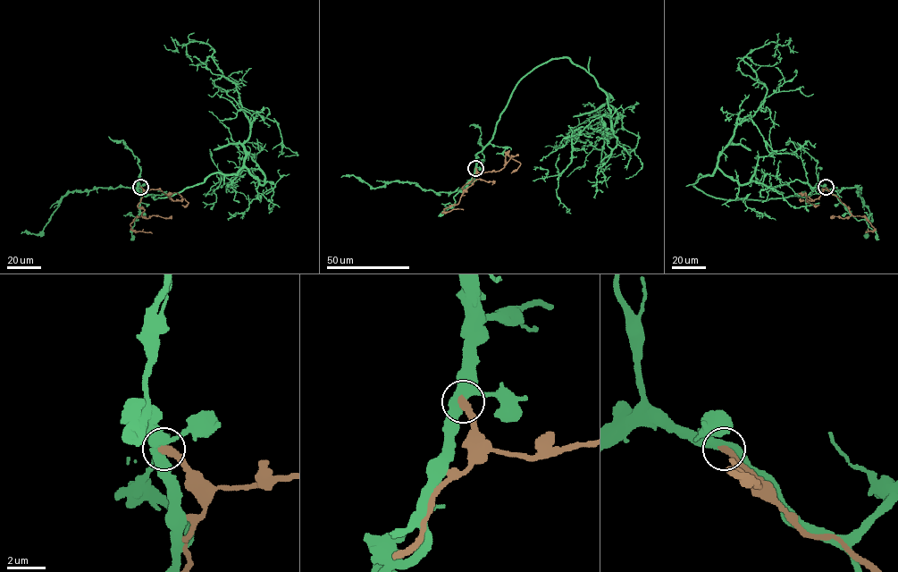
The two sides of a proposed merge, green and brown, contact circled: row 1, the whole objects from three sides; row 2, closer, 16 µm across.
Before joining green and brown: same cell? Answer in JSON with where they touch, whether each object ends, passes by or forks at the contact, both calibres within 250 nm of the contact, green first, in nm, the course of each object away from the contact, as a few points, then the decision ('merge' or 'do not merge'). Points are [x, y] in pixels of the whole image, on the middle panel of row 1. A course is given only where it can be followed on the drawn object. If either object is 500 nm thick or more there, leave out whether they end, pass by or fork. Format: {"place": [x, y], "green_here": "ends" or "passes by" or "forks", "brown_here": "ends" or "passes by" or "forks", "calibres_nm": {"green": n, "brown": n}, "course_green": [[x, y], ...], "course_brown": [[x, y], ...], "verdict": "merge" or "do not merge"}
{"place": [475, 168], "green_here": "forks", "brown_here": "ends", "calibres_nm": {"green": 400, "brown": 320}, "course_green": [[475, 168], [516, 85], [567, 57], [608, 93], [617, 117], [608, 139], [600, 111], [591, 132], [545, 147]], "course_brown": [[475, 168], [475, 174], [462, 188], [466, 192], [459, 202], [442, 212], [463, 209]], "verdict": "do not merge"}

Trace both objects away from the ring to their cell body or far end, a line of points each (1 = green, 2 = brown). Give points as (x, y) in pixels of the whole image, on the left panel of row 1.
1: (140, 186), (154, 199), (212, 174), (236, 174), (251, 124), (209, 45), (163, 45)
2: (140, 187), (144, 192), (138, 206), (144, 211), (130, 224), (130, 229), (152, 233)

